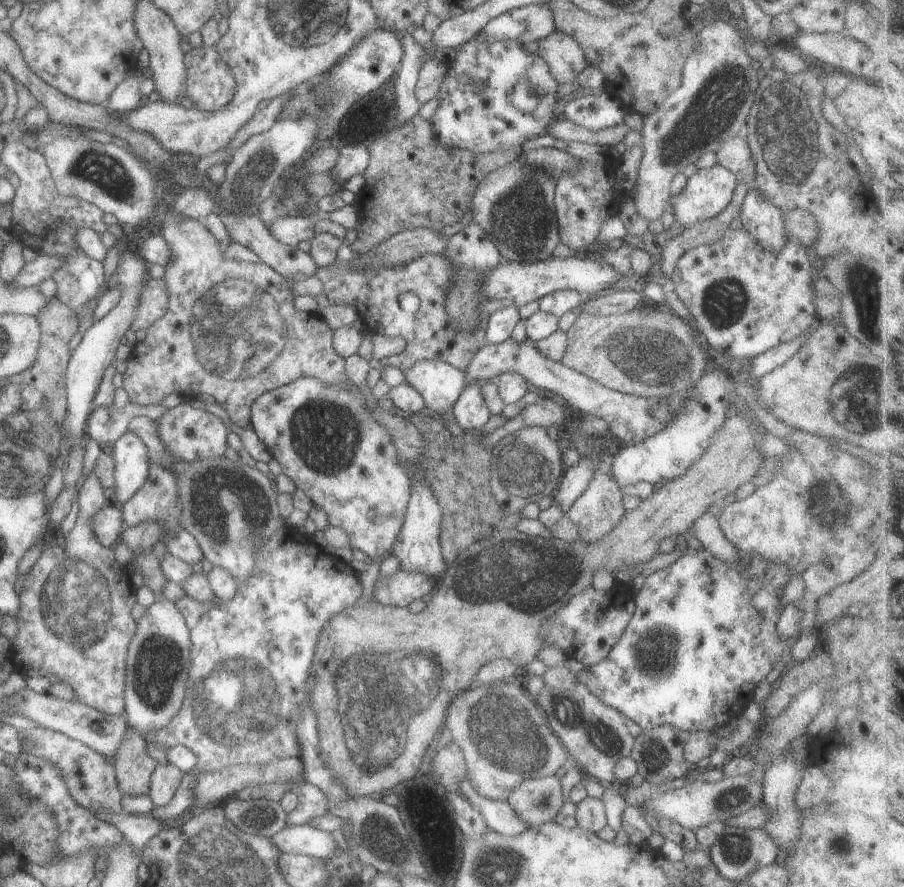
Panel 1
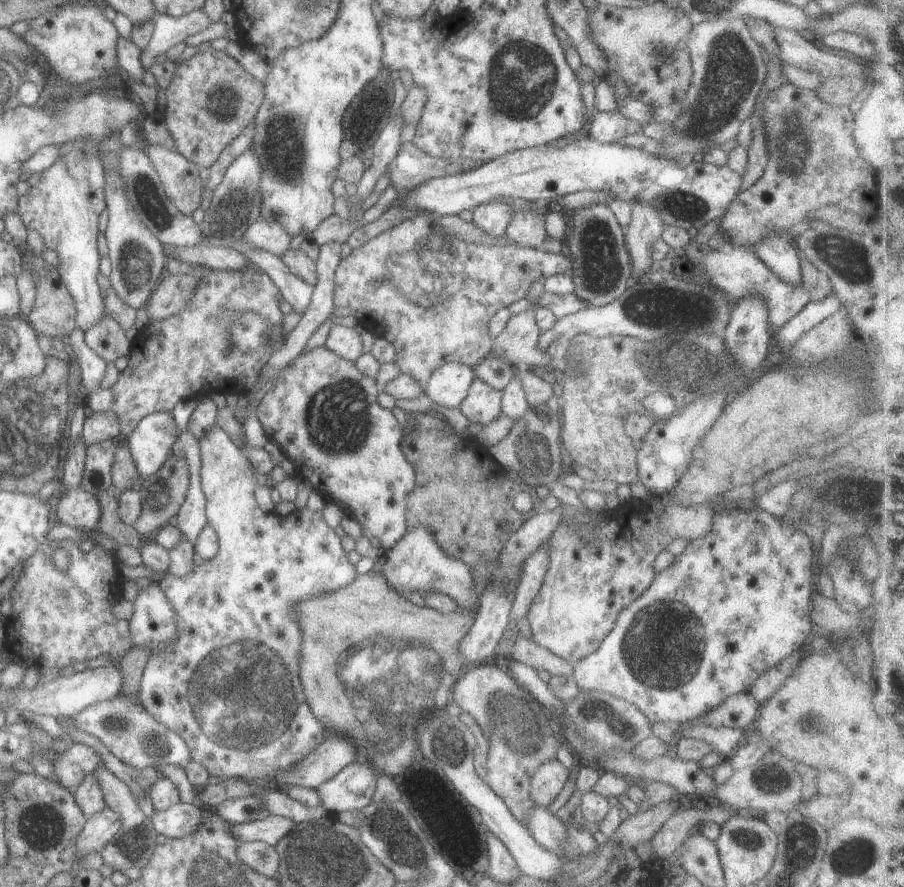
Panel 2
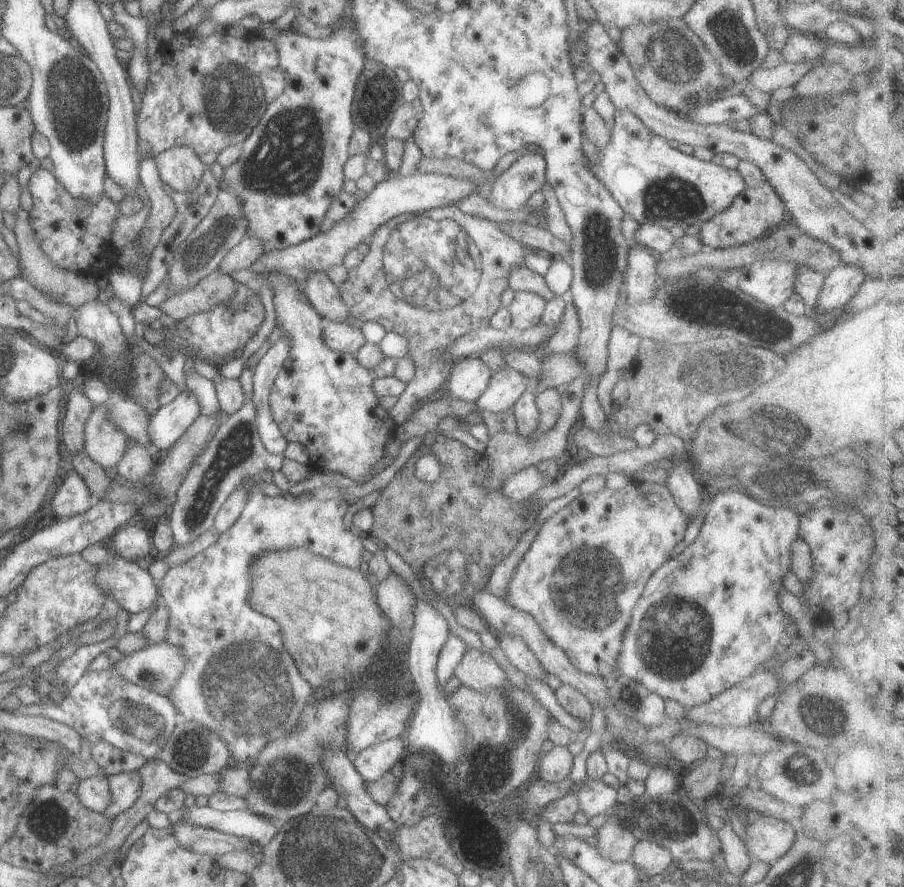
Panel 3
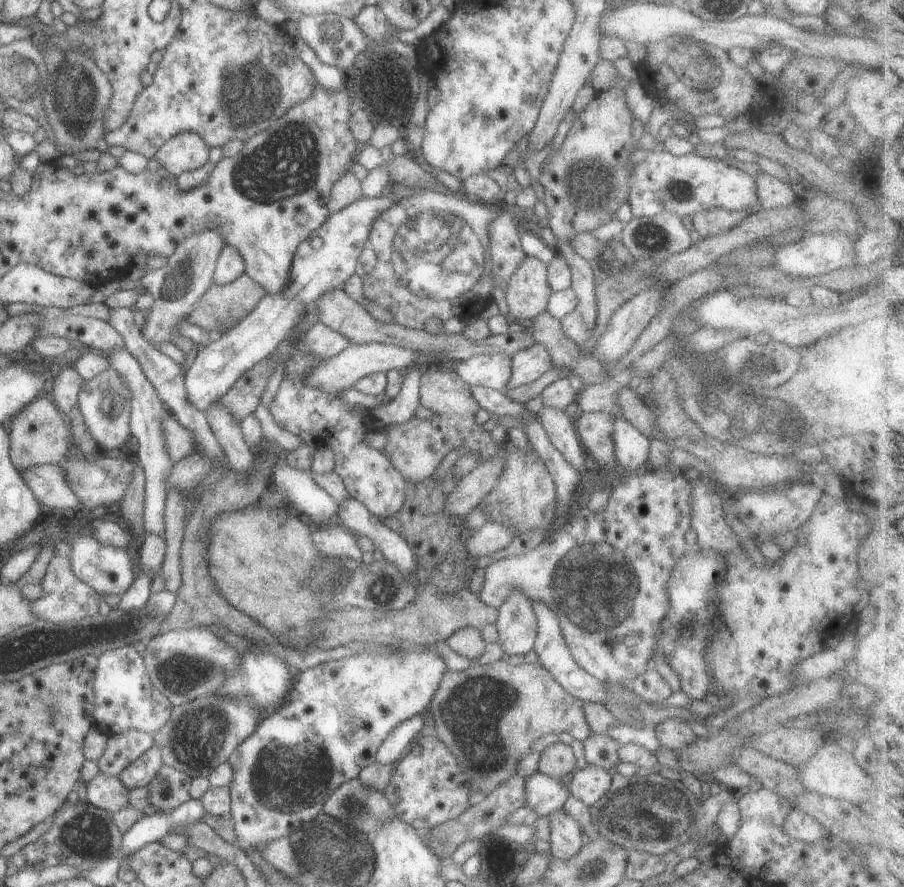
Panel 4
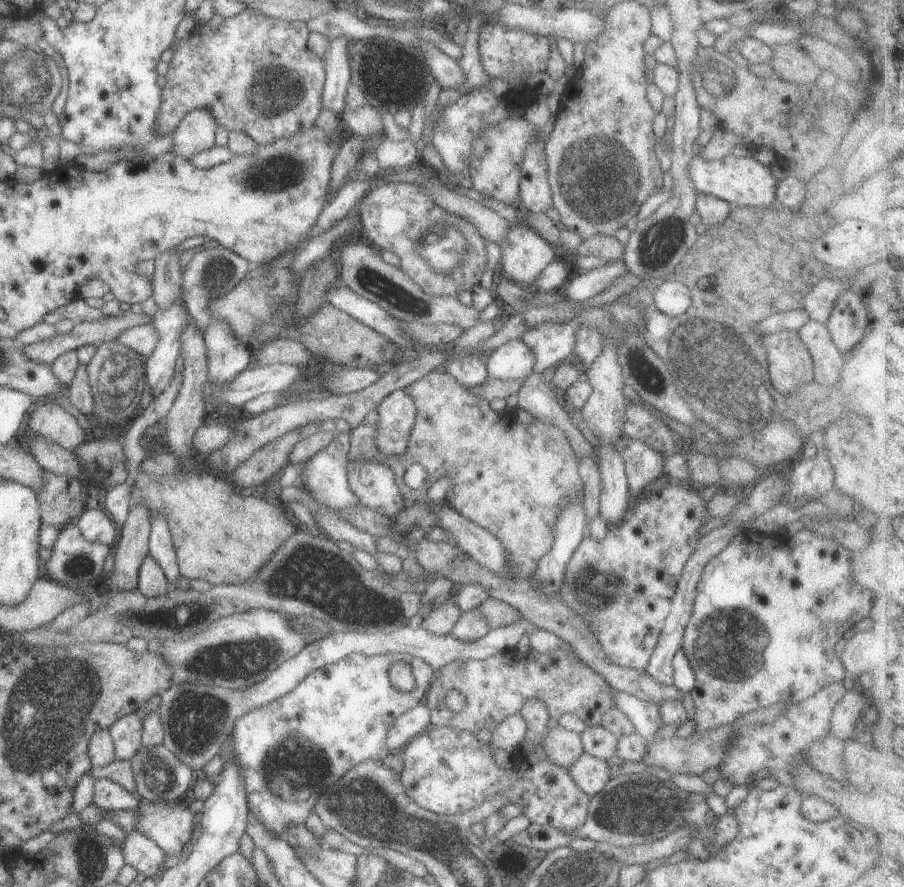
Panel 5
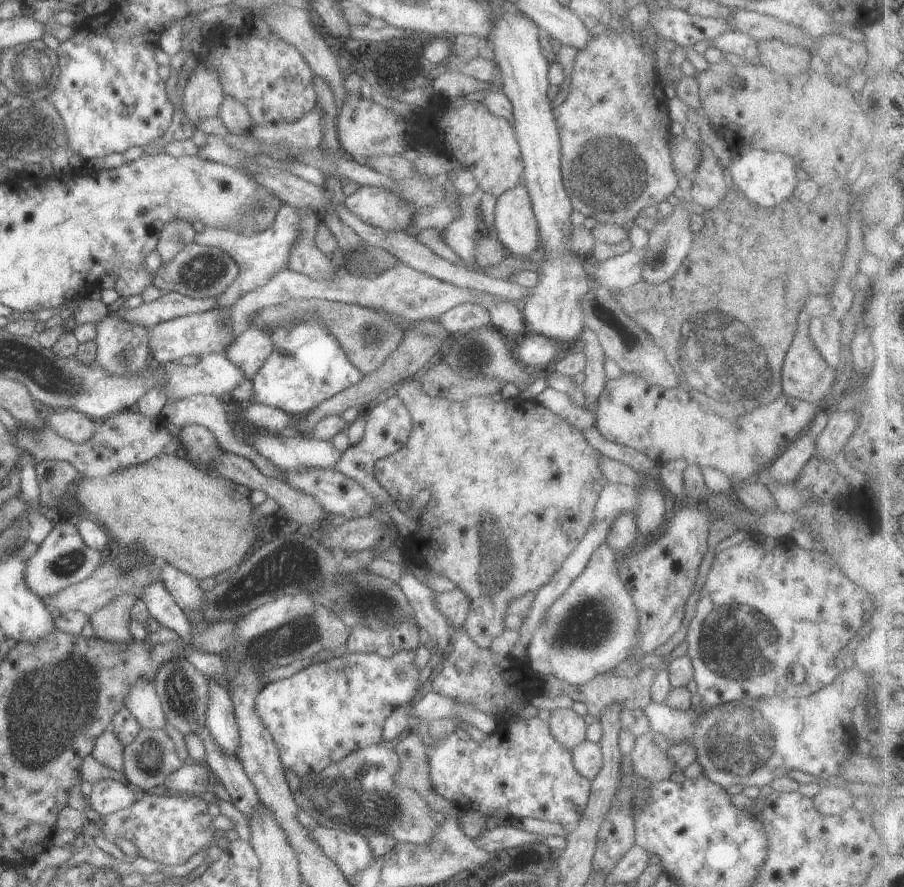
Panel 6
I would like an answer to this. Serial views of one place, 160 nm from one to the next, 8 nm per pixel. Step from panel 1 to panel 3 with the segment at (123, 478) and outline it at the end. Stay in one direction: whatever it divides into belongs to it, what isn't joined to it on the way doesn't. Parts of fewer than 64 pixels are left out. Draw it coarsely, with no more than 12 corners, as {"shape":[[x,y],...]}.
{"shape":[[189,390],[150,416],[148,439],[158,458],[200,414]]}

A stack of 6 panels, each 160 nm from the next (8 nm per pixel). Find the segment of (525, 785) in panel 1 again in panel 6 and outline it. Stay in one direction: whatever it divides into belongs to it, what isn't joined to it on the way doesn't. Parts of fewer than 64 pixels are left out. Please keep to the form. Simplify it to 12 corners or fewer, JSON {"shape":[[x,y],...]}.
{"shape":[[569,707],[550,710],[553,738],[571,751],[585,739],[583,717]]}

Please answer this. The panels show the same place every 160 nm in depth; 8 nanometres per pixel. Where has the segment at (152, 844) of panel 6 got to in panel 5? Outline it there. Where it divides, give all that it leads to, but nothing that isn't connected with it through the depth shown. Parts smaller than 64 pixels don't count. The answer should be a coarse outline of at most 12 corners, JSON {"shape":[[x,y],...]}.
{"shape":[[144,802],[135,831],[165,852],[188,849],[193,814],[182,804]]}

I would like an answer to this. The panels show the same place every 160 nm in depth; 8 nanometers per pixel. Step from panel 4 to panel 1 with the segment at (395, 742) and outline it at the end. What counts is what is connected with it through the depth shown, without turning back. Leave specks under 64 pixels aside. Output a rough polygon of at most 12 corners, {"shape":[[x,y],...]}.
{"shape":[[303,783],[295,789],[297,804],[285,825],[308,824],[328,812],[326,794]]}

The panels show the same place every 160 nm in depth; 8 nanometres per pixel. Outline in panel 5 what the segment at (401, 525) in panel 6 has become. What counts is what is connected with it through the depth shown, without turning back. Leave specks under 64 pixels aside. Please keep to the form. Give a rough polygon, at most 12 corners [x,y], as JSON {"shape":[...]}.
{"shape":[[402,389],[374,409],[376,452],[398,456],[407,447],[416,409]]}

